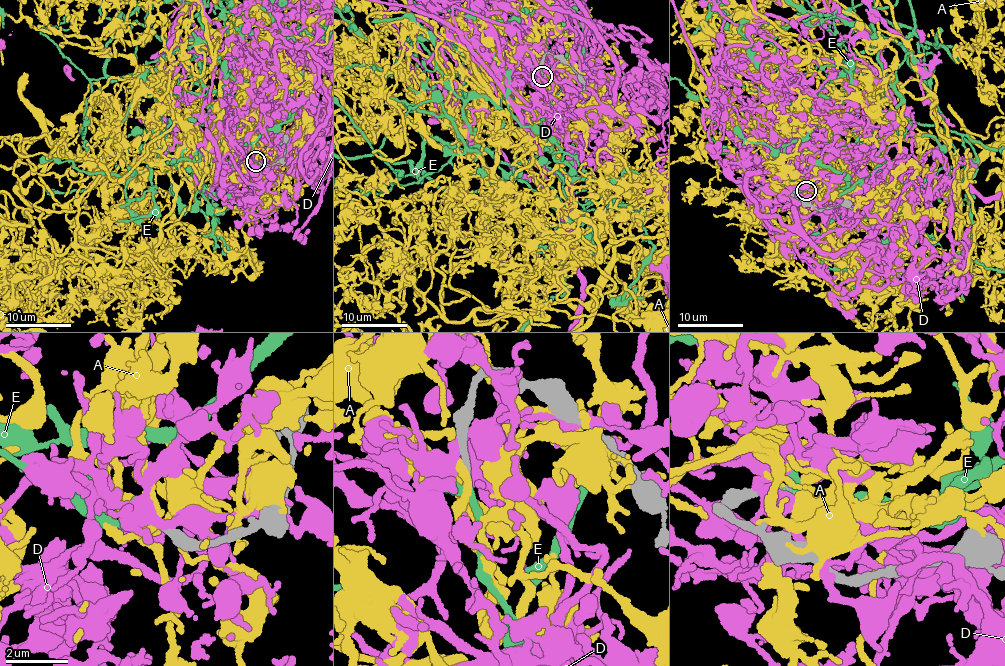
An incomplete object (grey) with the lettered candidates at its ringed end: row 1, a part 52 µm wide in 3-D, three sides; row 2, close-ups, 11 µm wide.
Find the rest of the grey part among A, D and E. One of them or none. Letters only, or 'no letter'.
E

